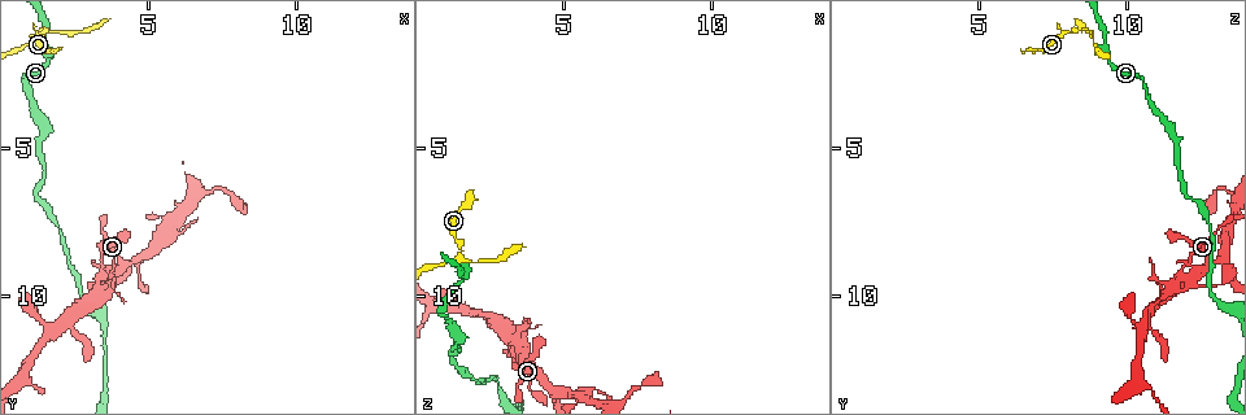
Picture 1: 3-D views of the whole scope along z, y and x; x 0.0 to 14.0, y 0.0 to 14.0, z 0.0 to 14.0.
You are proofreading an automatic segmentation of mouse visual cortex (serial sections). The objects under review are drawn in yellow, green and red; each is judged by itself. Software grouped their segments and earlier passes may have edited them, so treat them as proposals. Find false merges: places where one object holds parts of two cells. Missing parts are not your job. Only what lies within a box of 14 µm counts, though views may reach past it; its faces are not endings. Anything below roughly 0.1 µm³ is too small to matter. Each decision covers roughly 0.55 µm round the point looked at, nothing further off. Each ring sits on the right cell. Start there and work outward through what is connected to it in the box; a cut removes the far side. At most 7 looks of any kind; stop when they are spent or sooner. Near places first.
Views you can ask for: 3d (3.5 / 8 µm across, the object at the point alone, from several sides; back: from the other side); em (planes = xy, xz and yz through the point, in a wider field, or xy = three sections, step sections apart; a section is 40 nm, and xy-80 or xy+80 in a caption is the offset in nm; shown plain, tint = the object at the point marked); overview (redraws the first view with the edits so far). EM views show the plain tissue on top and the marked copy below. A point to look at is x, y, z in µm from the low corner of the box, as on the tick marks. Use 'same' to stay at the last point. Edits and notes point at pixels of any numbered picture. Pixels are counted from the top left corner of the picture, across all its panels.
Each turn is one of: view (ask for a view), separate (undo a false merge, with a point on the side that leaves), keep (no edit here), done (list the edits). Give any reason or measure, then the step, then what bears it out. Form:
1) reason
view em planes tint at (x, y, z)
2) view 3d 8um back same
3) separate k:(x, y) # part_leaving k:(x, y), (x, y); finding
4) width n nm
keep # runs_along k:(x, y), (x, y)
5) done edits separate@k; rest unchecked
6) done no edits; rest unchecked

sharp bend
view 3d 3.5um at (1.2, 6.7, 11.9)

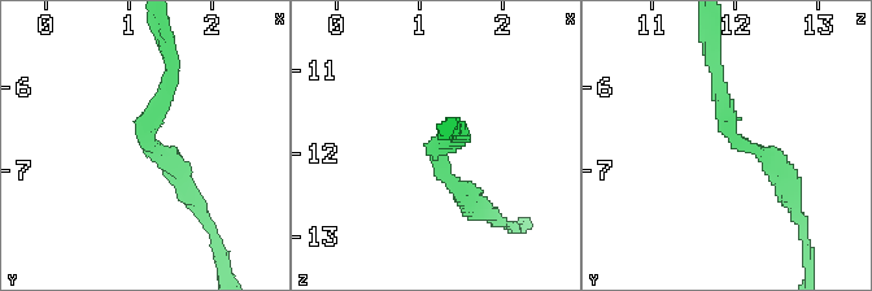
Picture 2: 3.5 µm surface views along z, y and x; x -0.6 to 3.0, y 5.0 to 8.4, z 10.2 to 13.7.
keep # runs_along 2:(713, 61), (729, 129), (787, 185); all the same cell

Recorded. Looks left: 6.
two arms in line, one across
view 3d 8um at (1.9, 11.2, 10.6)

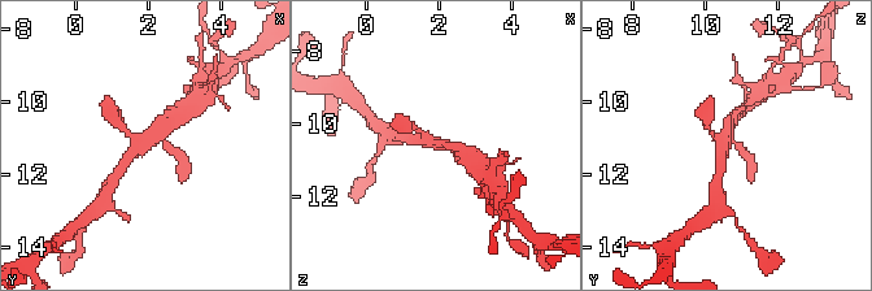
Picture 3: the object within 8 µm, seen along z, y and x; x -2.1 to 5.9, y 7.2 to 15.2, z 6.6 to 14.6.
view 3d 3.5um at (1.8, 11.2, 10.6)

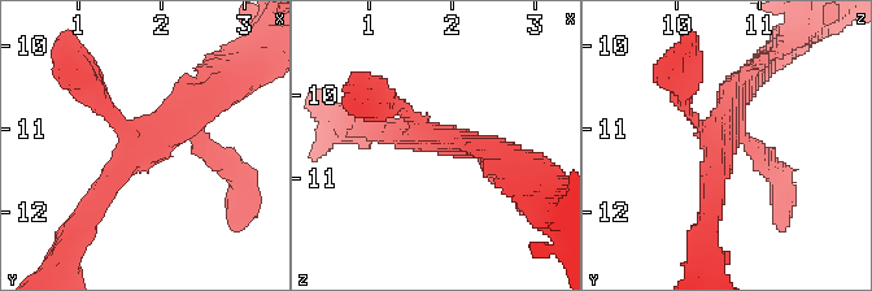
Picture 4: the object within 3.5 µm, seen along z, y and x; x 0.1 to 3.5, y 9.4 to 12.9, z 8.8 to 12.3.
arm_widths 150, 250, 350 nm
keep # runs_along 4:(217, 86), (94, 205); one cell here

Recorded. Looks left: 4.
three-way junction
view 3d 3.5um at (4.8, 8.7, 13.2)

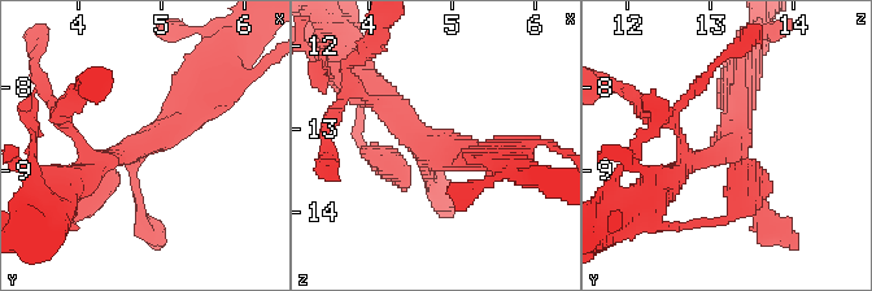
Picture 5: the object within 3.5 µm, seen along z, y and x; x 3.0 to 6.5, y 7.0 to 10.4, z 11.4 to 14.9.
arms 3; arm_widths 150, 250, 400 nm
view em planes tint at (4.70, 8.75, 13.20)

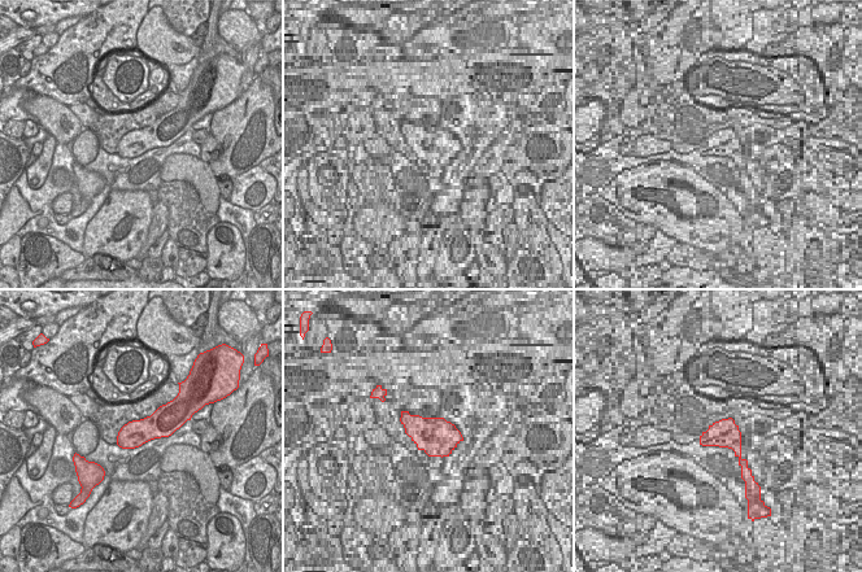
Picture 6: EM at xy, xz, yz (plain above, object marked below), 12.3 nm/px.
width 320 nm
keep # runs_along 5:(370, 104), (430, 150), (497, 156); all the same cell

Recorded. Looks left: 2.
done no edits; rest unchecked

